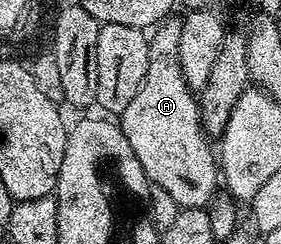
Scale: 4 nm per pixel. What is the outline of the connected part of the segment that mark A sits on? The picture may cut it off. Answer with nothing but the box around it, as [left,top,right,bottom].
[120,19,220,209]

